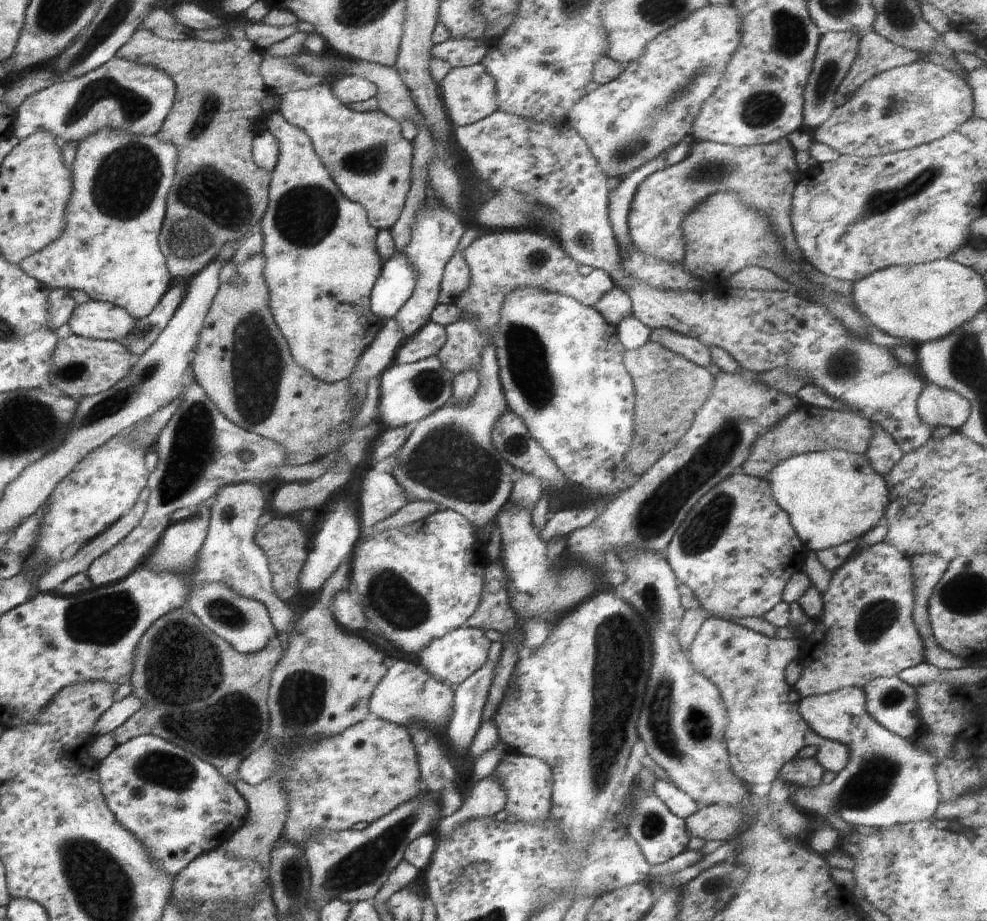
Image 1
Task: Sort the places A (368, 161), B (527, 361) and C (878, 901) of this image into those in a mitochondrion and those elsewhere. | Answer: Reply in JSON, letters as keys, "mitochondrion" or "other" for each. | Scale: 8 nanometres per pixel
{"A":"mitochondrion","B":"mitochondrion","C":"other"}

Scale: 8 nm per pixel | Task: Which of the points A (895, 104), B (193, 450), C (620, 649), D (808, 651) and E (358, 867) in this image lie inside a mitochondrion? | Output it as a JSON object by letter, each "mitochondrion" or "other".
{"A":"mitochondrion","B":"mitochondrion","C":"mitochondrion","D":"other","E":"mitochondrion"}

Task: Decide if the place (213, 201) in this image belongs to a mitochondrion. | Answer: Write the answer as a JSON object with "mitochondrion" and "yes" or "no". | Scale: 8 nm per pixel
{"mitochondrion":"yes"}

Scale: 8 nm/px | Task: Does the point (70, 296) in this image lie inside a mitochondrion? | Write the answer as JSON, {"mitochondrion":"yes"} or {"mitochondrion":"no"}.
{"mitochondrion":"no"}

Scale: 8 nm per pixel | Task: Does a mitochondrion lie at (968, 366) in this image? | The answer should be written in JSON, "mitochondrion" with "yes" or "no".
{"mitochondrion":"yes"}

